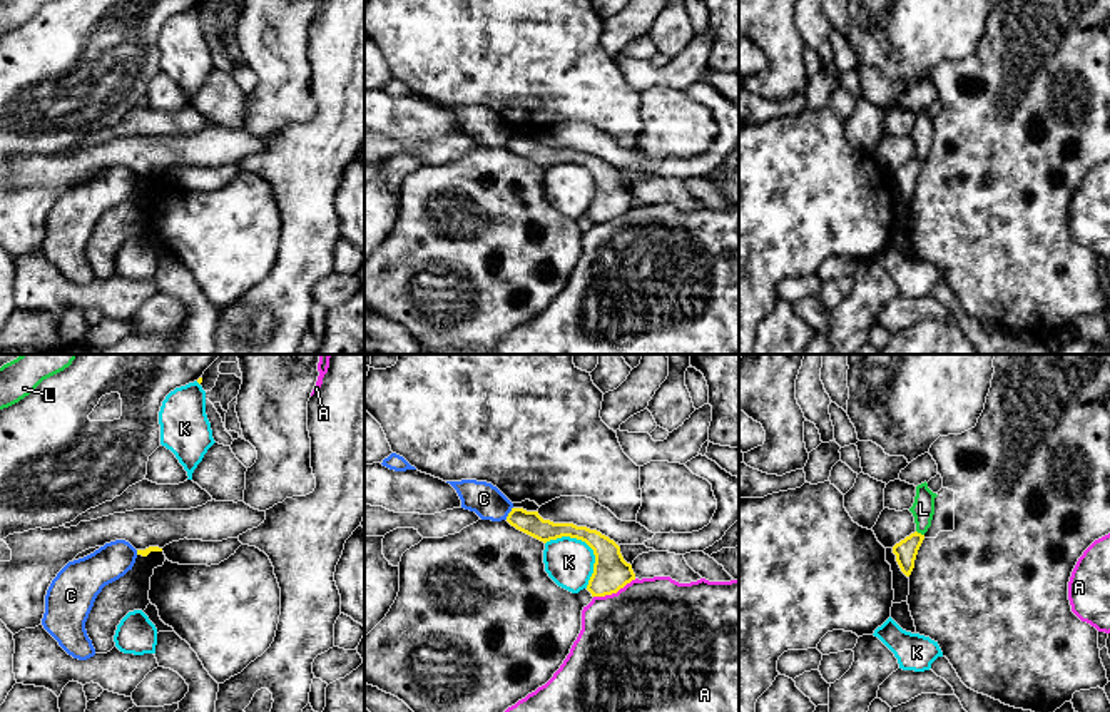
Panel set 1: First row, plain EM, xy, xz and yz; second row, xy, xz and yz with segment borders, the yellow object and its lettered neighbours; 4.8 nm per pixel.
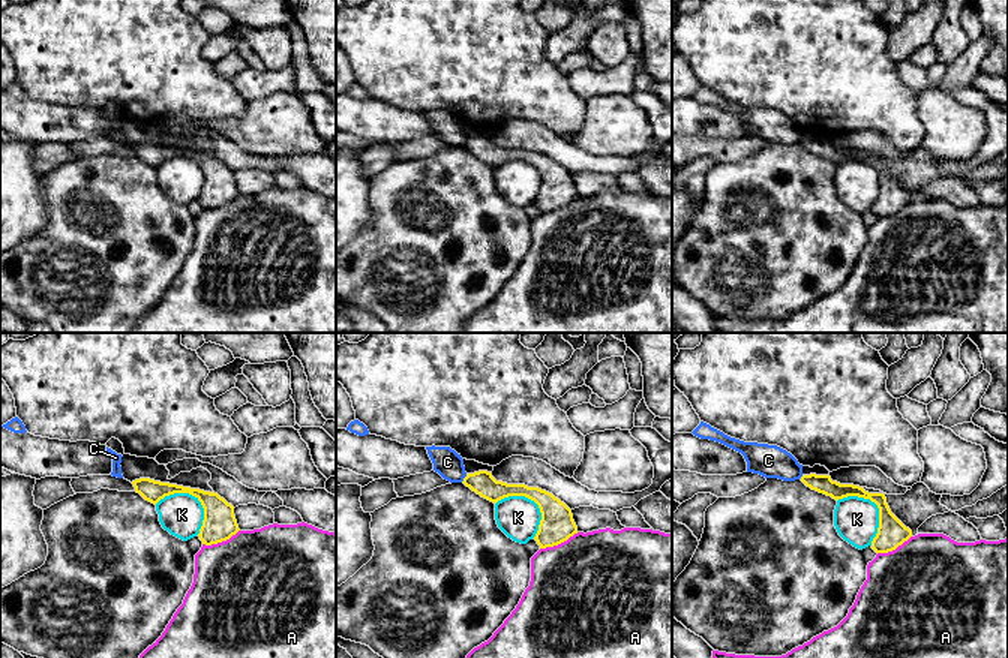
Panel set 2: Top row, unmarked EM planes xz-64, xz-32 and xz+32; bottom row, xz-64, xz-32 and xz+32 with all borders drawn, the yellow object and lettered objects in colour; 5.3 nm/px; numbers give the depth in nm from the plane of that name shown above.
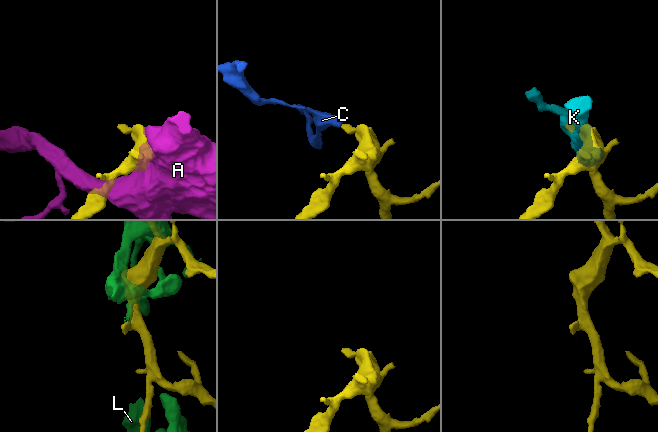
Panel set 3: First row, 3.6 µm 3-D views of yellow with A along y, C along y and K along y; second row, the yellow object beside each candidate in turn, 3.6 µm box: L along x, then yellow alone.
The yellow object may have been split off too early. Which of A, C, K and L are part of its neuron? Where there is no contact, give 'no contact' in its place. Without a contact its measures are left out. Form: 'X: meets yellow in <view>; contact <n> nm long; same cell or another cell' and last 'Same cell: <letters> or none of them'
A: meets yellow in xz; contact 220 nm long; another cell
C: meets yellow in xz; contact 70 nm long; another cell
K: meets yellow in xz; contact 300 nm long; another cell
L: meets yellow in yz; contact 50 nm long; another cell
Same cell: none of them

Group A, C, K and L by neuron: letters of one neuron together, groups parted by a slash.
A / C / K / L

